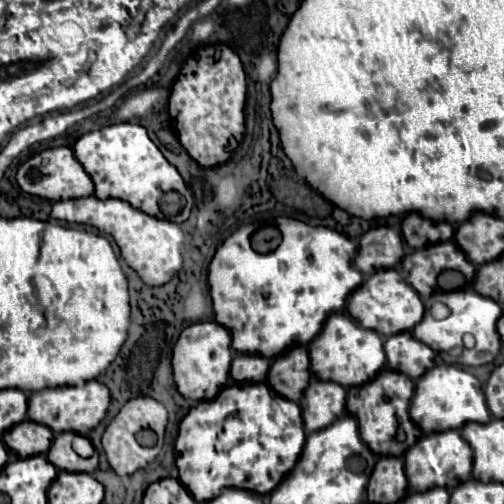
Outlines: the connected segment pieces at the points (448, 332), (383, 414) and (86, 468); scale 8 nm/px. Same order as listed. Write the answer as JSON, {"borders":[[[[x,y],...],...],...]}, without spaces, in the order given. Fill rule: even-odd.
{"borders":[[[[454,290],[448,294],[434,294],[430,300],[444,302],[450,308],[450,316],[444,320],[436,320],[430,316],[430,308],[426,306],[424,318],[420,324],[414,326],[414,336],[420,338],[420,342],[428,342],[432,350],[436,350],[438,358],[446,364],[460,364],[460,366],[482,366],[496,358],[502,342],[500,334],[496,330],[496,322],[502,314],[502,308],[492,302],[492,298],[484,298],[482,294],[476,294],[474,290]],[[472,334],[476,338],[476,346],[472,350],[466,350],[462,346],[462,336]]],[[[388,368],[382,370],[372,382],[348,390],[346,412],[358,420],[360,436],[376,456],[402,456],[420,438],[420,428],[408,416],[412,394],[414,382],[406,374]]],[[[72,432],[58,434],[48,450],[48,460],[58,466],[58,470],[68,470],[68,472],[92,472],[98,466],[98,456],[82,458],[72,450]]]]}

